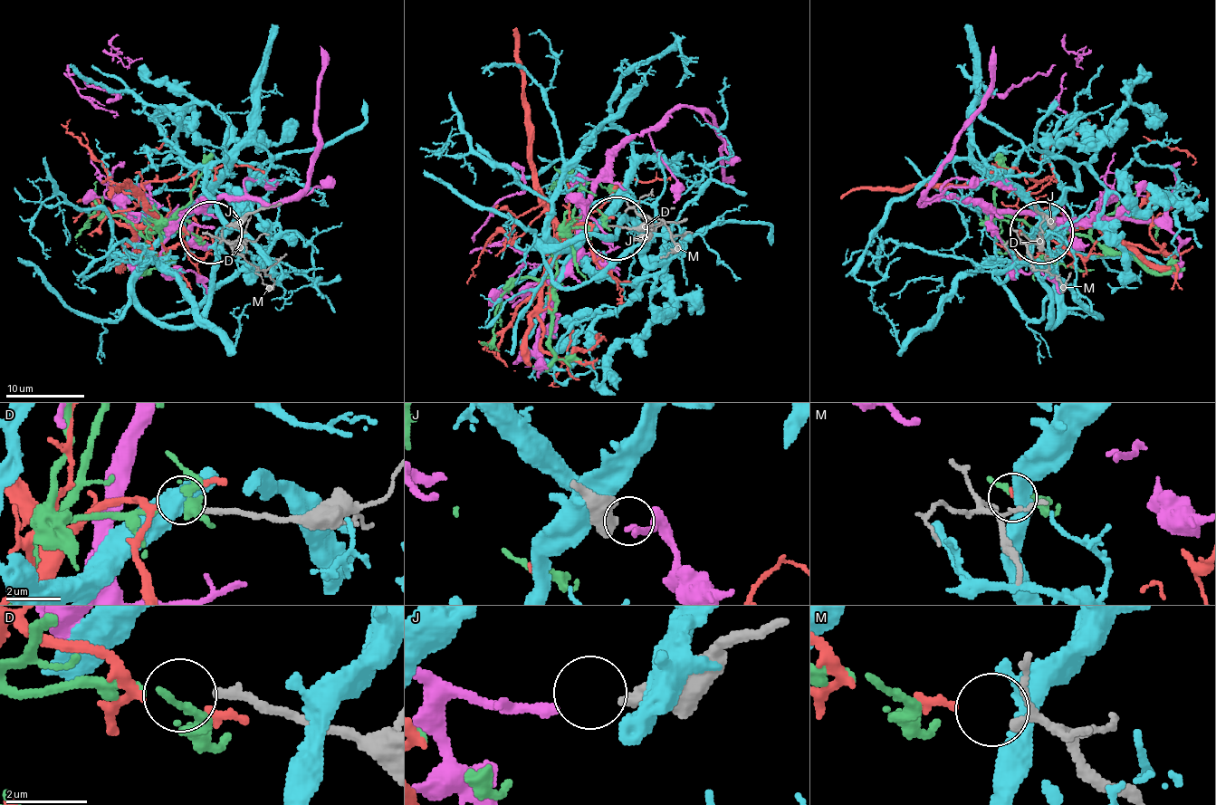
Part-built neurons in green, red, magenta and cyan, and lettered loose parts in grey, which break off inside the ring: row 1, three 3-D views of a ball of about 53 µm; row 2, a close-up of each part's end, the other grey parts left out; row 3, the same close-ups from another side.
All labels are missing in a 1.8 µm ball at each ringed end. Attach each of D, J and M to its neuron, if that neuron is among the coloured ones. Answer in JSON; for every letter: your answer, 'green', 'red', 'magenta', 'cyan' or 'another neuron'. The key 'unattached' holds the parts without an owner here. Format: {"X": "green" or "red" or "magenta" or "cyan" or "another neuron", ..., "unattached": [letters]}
{"D": "green", "J": "magenta", "M": "red", "unattached": []}

